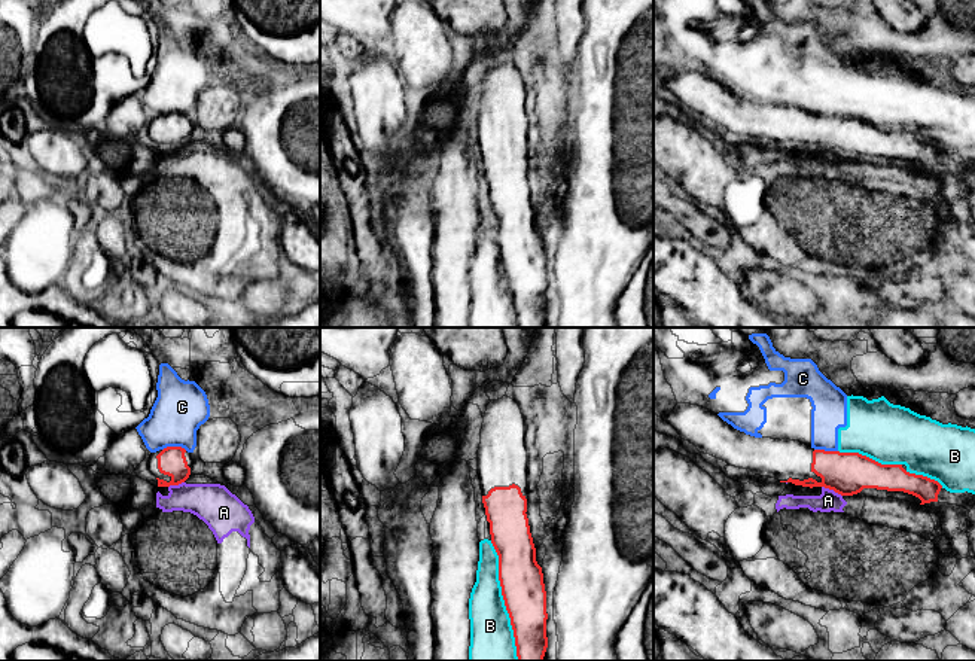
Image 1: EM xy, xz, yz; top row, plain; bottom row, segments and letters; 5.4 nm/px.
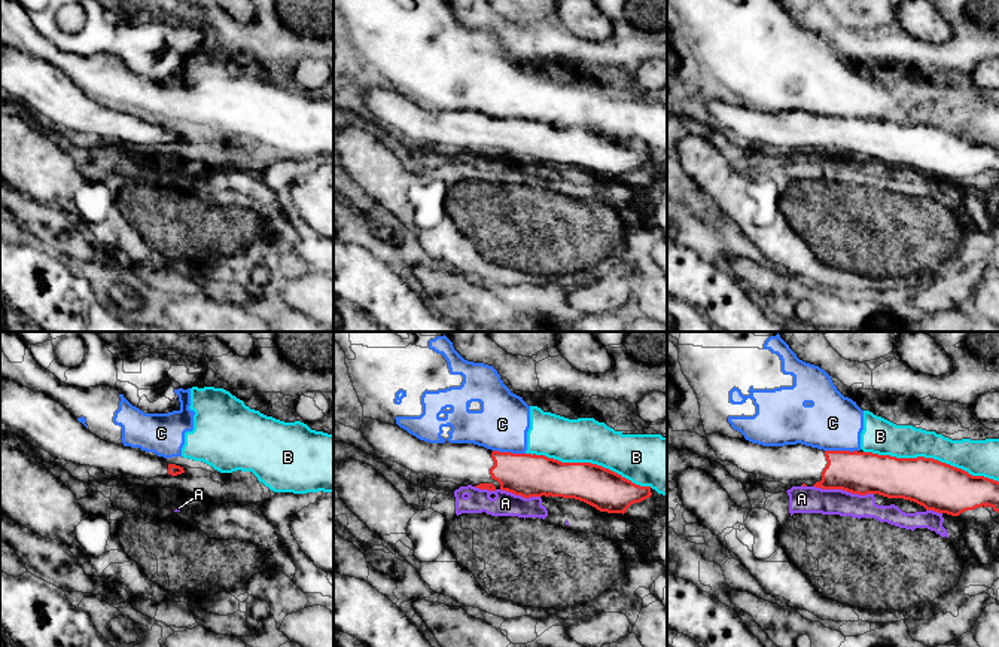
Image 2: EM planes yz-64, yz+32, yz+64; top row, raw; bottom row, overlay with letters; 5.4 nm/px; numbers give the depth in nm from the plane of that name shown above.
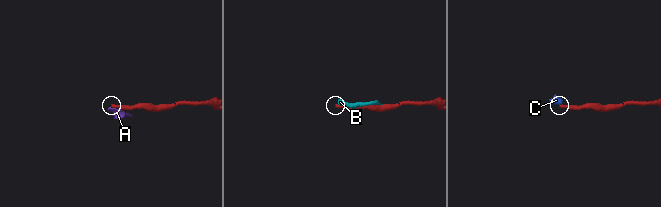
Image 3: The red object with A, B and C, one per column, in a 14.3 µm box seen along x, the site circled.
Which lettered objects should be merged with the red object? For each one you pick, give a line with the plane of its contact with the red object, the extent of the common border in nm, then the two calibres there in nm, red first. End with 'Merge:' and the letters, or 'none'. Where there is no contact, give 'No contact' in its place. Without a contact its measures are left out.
Merge: none

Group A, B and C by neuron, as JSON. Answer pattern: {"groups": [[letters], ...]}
{"groups": [["A"], ["B", "C"]]}

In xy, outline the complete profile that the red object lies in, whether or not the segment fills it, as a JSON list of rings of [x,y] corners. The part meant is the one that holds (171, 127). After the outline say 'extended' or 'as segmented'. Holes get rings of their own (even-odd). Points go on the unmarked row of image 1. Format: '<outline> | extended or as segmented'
[[[167,113],[152,119],[147,128],[149,137],[156,143],[158,153],[179,152],[191,141],[191,119],[182,113]]] | extended

